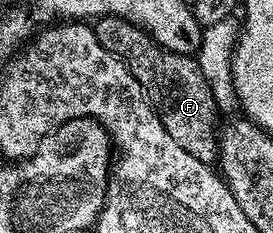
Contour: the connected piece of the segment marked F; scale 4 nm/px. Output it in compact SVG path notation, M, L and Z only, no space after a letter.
M100 17L93 28L101 47L127 66L137 83L144 89L165 131L173 135L180 147L185 147L193 159L214 166L219 159L220 138L215 138L215 93L208 85L198 60L186 53L170 53L158 45L147 30L124 17Z

